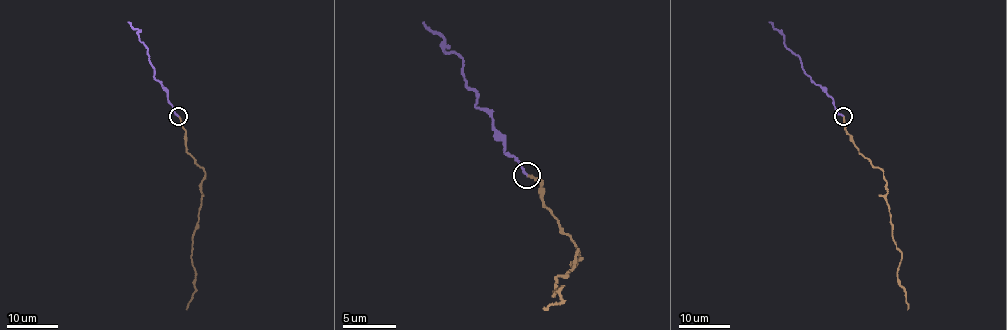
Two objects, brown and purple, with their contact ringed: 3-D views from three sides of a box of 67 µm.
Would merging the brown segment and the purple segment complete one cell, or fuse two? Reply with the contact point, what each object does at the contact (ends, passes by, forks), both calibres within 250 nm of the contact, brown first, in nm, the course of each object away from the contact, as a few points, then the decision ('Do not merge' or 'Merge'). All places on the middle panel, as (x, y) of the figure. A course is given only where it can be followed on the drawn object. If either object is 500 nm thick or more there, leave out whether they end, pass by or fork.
Place: (527, 175). At the ring brown ends. At the ring purple ends. Thickness 140 nm (brown) against 170 nm. Course of brown: (527, 174), (541, 182), (543, 206), (581, 257), (557, 276), (554, 294), (562, 286), (562, 302), (543, 308). Course of purple: (527, 174), (503, 150), (503, 137), (477, 105), (463, 60), (445, 52), (445, 41), (423, 22). Merge

